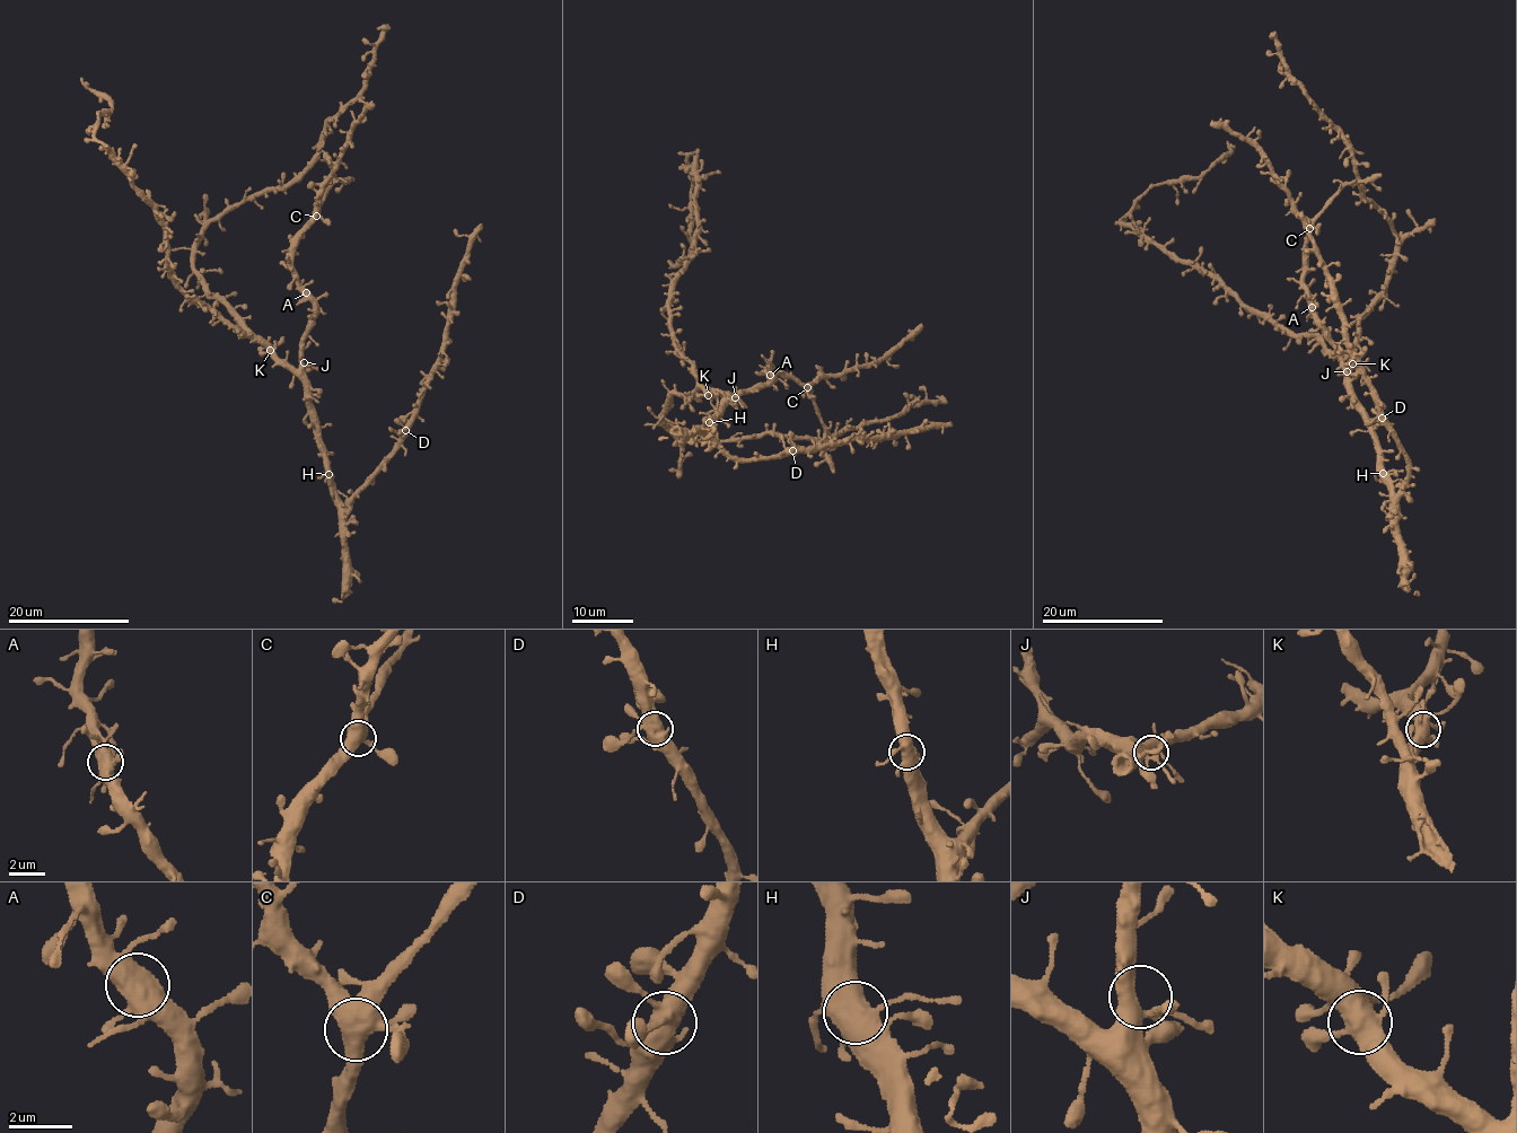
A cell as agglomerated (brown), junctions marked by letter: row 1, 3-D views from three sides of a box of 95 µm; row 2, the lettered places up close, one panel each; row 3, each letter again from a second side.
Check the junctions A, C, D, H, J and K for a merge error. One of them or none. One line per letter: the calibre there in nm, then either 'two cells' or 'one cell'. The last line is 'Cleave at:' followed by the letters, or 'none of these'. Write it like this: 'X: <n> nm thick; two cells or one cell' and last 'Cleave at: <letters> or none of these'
A: 550 nm thick; one cell
C: 650 nm thick; one cell
D: 600 nm thick; one cell
H: 600 nm thick; one cell
J: 420 nm thick; one cell
K: 550 nm thick; one cell
Cleave at: none of these

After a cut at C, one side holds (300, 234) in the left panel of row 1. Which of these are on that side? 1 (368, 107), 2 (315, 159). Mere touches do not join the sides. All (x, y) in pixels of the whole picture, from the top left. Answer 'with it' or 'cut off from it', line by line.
1: cut off from it
2: with it

